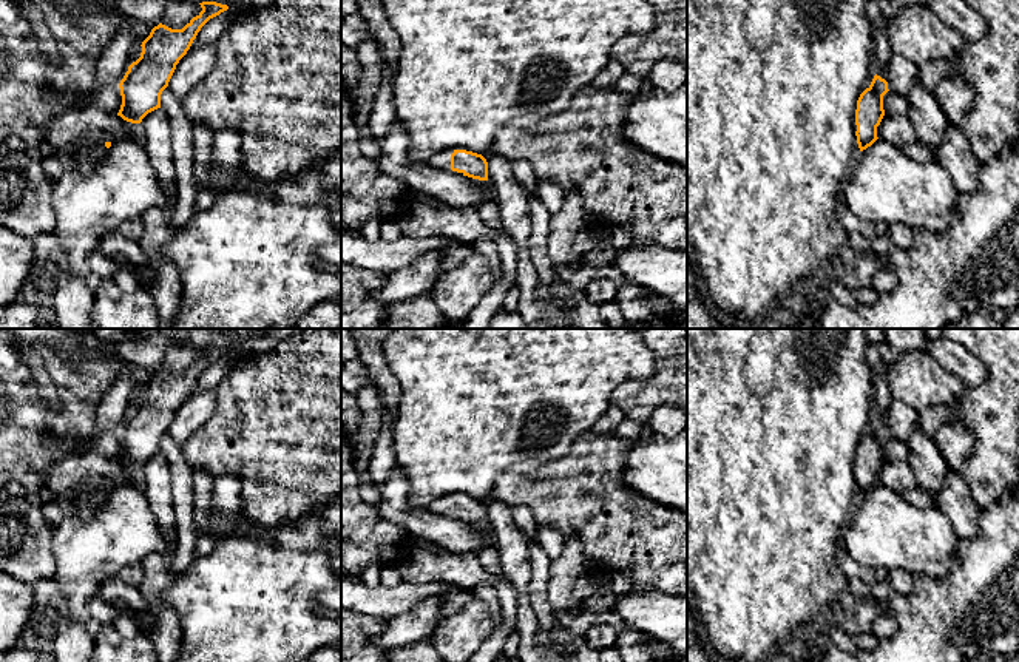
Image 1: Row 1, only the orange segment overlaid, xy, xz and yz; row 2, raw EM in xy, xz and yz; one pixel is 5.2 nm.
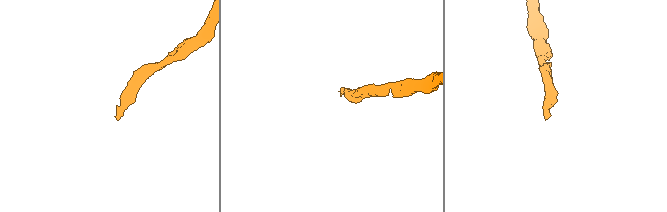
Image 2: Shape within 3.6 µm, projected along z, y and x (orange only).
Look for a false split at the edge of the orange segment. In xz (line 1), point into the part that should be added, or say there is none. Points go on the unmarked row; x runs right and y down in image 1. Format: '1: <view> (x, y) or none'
1: xz (442, 506)

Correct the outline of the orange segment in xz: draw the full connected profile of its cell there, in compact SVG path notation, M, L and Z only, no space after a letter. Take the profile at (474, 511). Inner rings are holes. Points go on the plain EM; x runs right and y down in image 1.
M463 492L445 495L435 500L428 511L452 520L463 520L479 526L488 526L488 508L482 500Z

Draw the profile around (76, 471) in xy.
M65 452L60 460L49 464L46 472L46 486L63 498L74 498L86 488L113 489L130 485L142 488L139 469L127 468L96 452Z

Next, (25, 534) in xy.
M0 488L0 569L32 586L52 577L56 563L48 559L54 528L40 506Z

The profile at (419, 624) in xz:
M431 597L384 623L384 630L372 639L377 647L405 647L429 640L438 623L438 599Z

